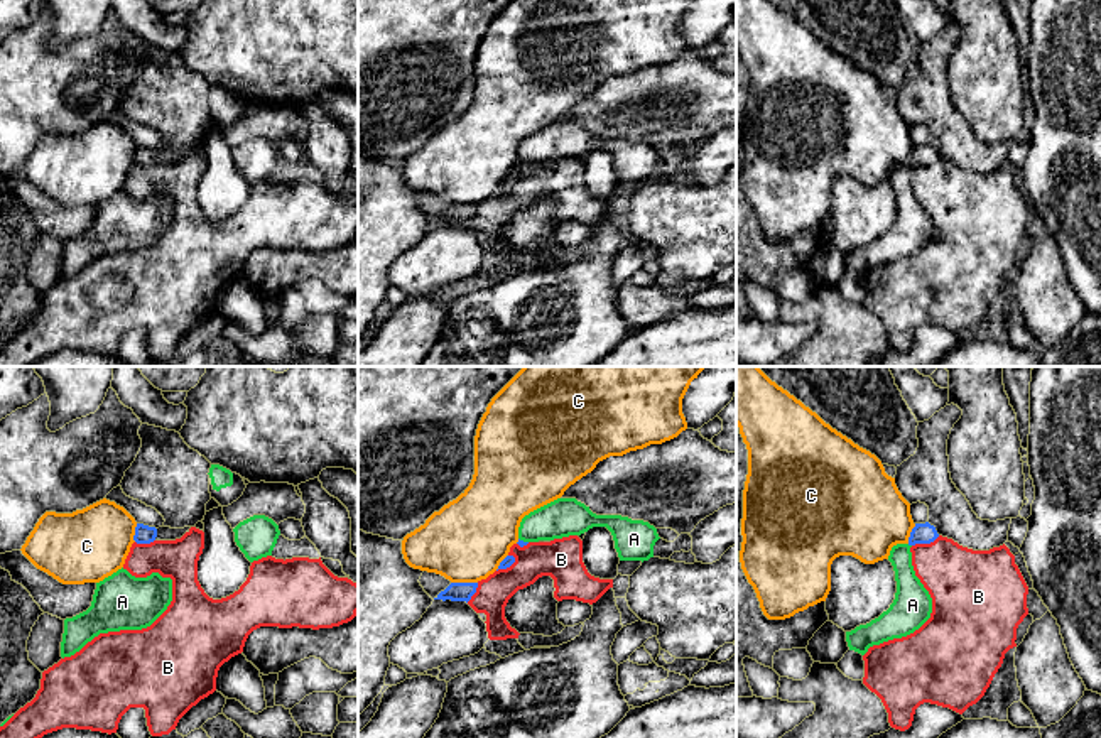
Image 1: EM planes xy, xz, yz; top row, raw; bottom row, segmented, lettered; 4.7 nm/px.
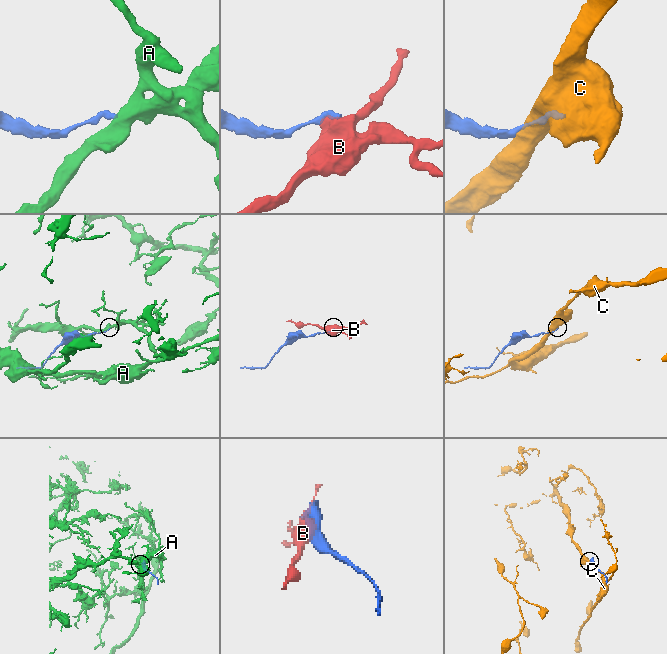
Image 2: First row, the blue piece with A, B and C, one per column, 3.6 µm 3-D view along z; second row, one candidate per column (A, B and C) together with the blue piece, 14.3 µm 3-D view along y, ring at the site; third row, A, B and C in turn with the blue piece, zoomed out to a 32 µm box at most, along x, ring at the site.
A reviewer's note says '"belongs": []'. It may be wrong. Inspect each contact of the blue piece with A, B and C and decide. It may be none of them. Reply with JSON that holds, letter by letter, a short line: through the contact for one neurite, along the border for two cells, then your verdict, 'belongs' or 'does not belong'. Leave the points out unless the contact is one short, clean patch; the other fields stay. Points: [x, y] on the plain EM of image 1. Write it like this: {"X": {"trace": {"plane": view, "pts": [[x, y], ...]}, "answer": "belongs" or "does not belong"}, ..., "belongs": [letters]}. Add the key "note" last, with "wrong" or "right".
{"A": {"trace": {"plane": "xz", "pts": [[519, 159], [527, 164]]}, "answer": "does not belong"}, "B": {"trace": {"plane": "yz", "pts": [[939, 157], [929, 164], [916, 164], [912, 168]]}, "answer": "does not belong"}, "C": {"answer": "does not belong"}, "belongs": [], "note": "right"}

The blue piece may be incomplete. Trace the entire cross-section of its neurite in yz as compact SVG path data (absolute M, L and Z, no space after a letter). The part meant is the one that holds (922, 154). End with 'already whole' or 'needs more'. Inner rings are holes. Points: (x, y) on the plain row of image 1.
M929 144L925 145L915 145L915 149L910 154L908 159L908 167L915 167L915 166L930 166L939 159L937 152L934 147L930 147Z; already whole

